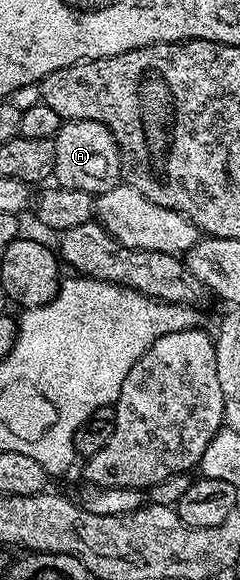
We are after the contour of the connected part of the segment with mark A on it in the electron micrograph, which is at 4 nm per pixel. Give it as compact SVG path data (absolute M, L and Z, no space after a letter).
M63 121L53 142L56 147L54 177L61 188L97 195L112 191L112 187L116 187L123 180L122 156L112 131L104 127L104 123Z

